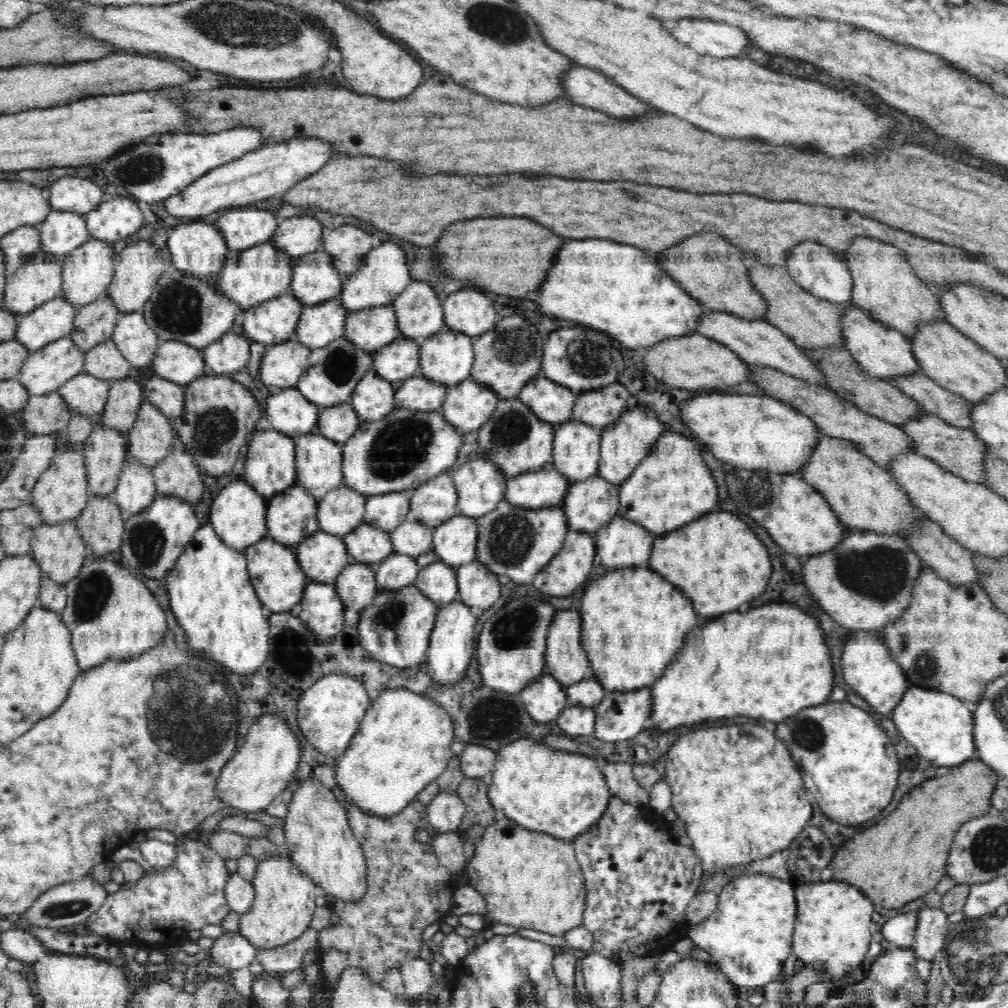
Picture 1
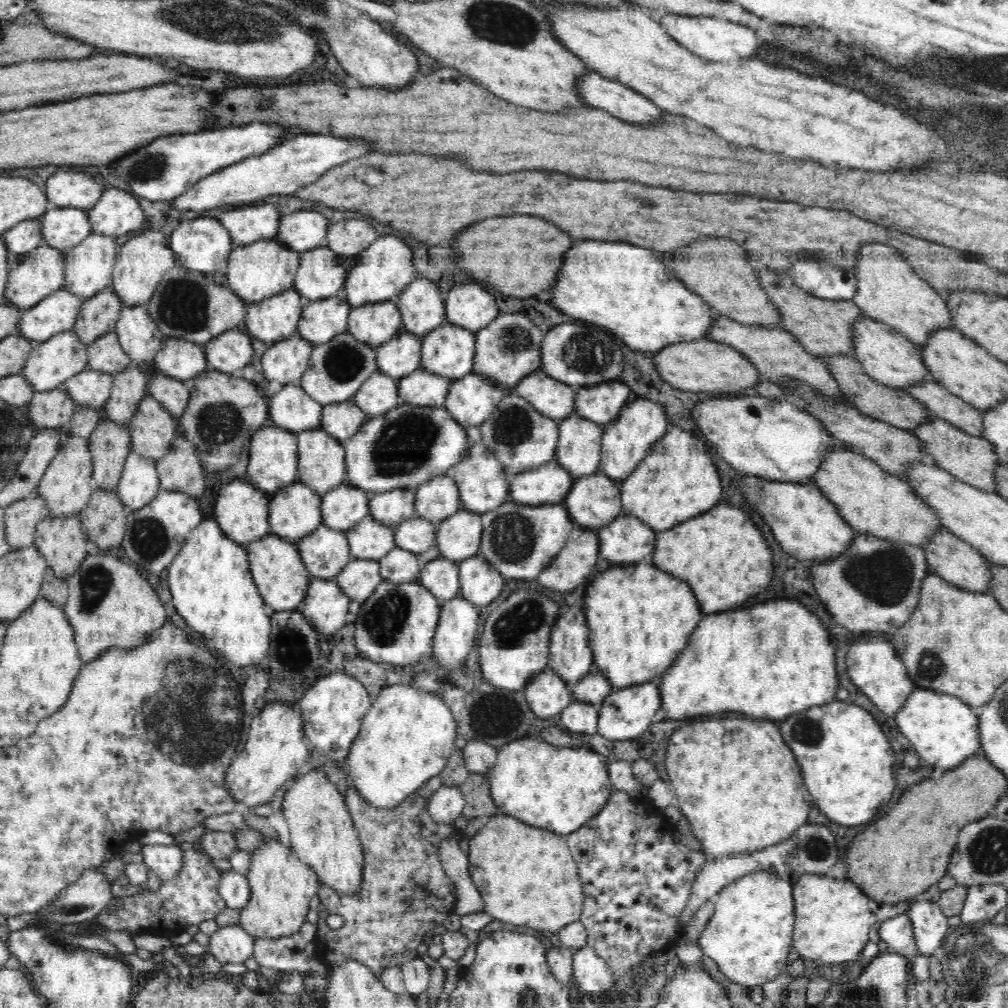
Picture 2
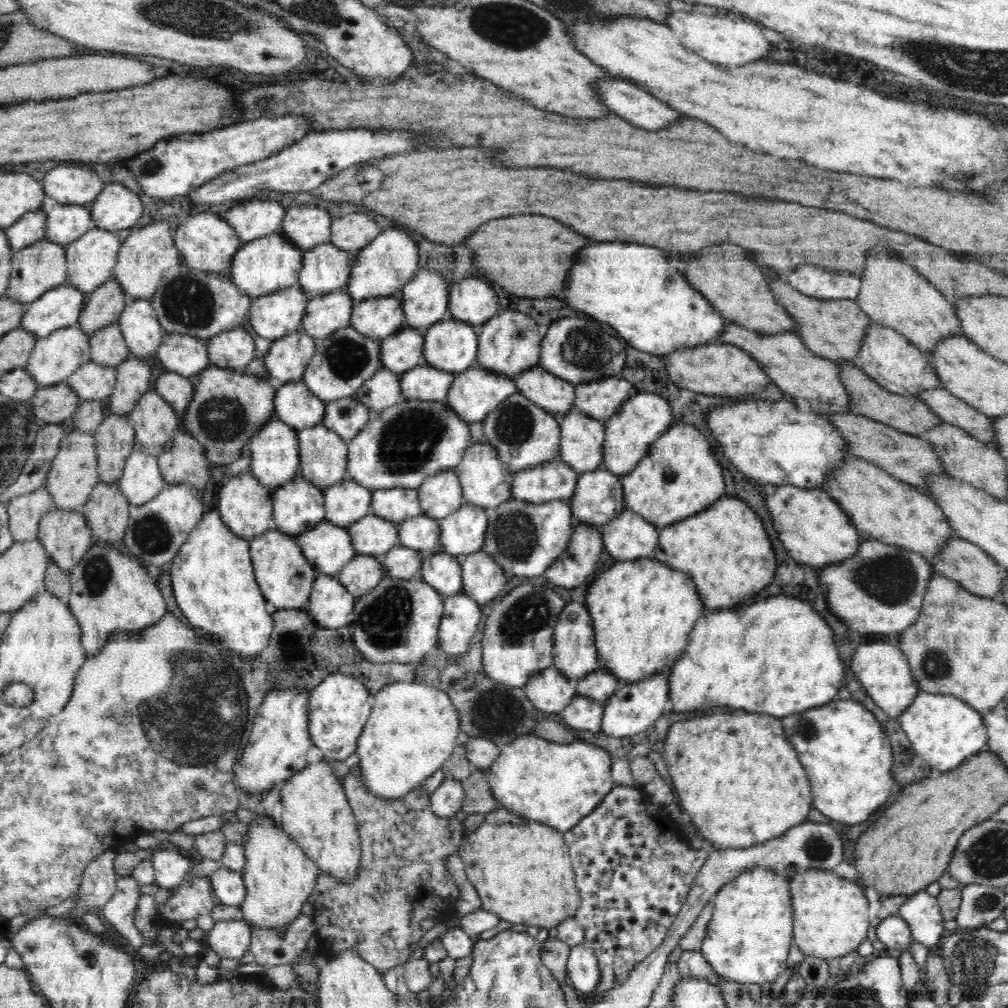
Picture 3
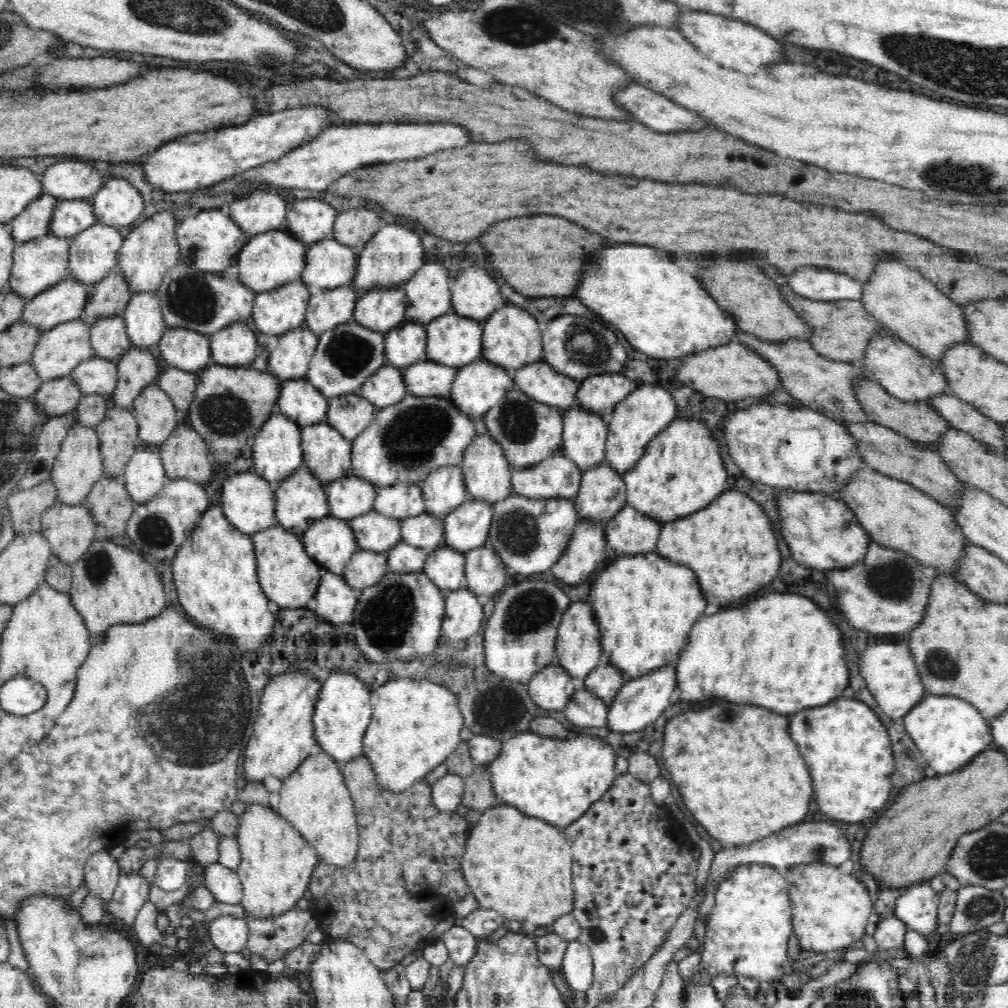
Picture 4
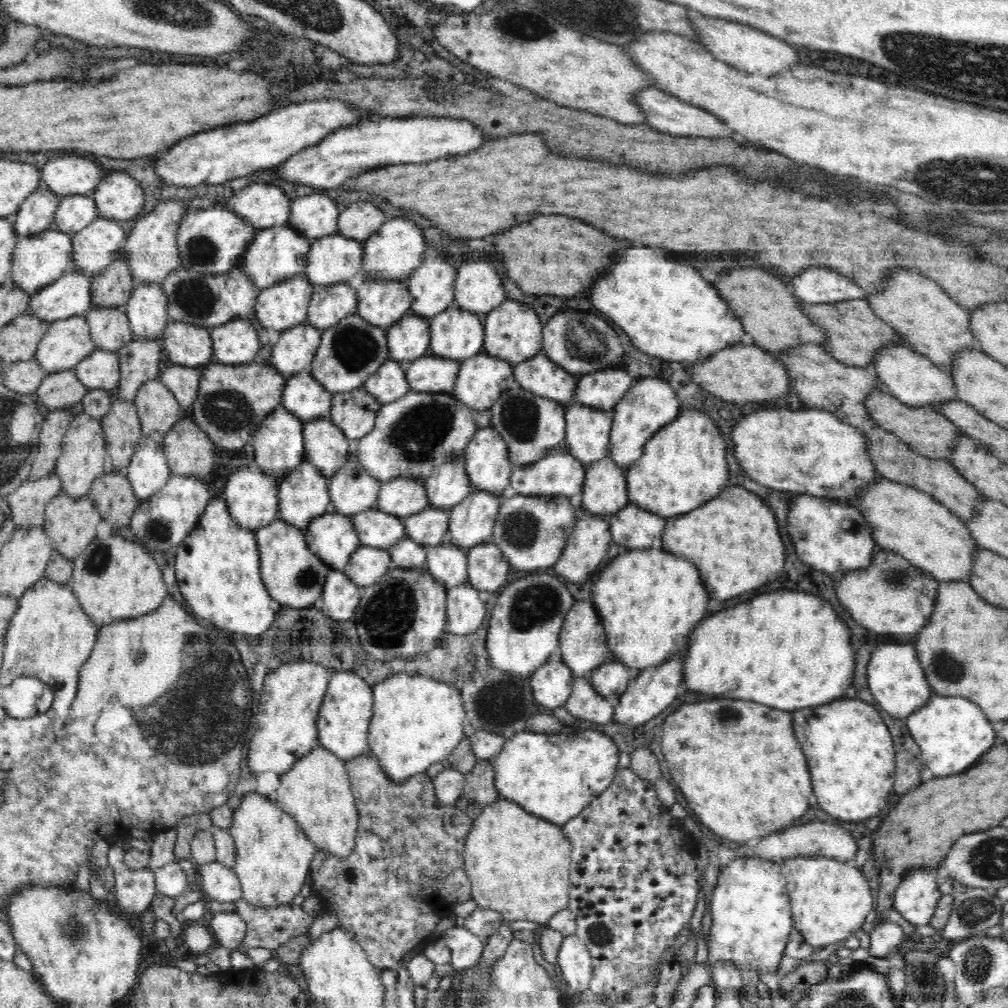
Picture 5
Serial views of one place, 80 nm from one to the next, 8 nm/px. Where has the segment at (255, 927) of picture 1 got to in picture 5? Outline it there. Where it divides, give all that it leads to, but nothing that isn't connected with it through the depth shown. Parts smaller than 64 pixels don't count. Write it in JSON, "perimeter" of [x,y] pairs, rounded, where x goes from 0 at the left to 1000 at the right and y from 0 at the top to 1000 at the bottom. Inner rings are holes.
{"perimeter":[[[254,786],[244,788],[239,792],[240,797],[232,803],[230,821],[226,823],[233,836],[233,858],[231,862],[237,871],[241,891],[248,899],[257,901],[276,901],[280,898],[290,897],[291,892],[298,886],[300,879],[308,867],[310,850],[314,844],[313,838],[309,836],[300,824],[296,815],[267,792]]]}

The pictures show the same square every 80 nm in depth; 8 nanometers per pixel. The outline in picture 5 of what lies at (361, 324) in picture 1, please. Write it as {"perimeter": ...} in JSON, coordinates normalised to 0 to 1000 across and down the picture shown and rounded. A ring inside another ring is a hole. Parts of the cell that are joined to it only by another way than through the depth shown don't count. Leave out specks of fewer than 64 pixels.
{"perimeter":[[[363,276],[353,291],[353,312],[371,323],[385,326],[407,311],[409,296],[402,280]]]}

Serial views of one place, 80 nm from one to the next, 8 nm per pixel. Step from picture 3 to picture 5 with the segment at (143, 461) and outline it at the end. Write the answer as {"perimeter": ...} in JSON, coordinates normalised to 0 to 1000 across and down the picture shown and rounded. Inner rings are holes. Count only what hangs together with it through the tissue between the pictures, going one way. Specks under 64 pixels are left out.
{"perimeter":[[[141,434],[123,469],[137,496],[157,488],[170,471],[160,437]]]}

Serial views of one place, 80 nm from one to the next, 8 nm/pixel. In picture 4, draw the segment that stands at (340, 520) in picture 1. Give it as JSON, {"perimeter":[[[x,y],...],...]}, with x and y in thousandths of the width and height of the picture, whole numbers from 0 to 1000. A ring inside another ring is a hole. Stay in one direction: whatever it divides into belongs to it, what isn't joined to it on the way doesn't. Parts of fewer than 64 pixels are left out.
{"perimeter":[[[347,466],[338,475],[321,481],[327,511],[346,518],[354,512],[363,510],[371,504],[374,483],[351,471]]]}

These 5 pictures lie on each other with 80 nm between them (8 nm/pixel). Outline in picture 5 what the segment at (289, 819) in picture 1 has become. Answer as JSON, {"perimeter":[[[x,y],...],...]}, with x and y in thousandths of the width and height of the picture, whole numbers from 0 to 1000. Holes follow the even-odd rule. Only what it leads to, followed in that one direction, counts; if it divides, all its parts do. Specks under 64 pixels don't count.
{"perimeter":[[[316,741],[300,750],[288,762],[288,766],[277,772],[279,778],[275,784],[275,798],[280,805],[296,815],[314,843],[321,842],[333,850],[343,851],[353,837],[356,808],[342,756],[325,743]]]}

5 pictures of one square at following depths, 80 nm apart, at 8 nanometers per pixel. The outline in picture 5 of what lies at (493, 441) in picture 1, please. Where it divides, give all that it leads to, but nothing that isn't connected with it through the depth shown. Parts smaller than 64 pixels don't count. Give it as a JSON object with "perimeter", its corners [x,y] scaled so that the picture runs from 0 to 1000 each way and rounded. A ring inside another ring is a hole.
{"perimeter":[[[515,382],[504,386],[485,405],[486,423],[490,424],[504,441],[504,452],[508,461],[520,462],[536,456],[560,442],[562,403],[554,398],[534,393]]]}

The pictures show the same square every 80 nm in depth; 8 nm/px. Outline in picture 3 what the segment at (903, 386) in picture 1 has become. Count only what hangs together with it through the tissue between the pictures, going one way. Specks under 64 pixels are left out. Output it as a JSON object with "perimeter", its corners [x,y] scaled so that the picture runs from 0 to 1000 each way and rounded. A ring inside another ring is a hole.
{"perimeter":[[[936,384],[917,387],[910,392],[935,419],[954,425],[974,439],[986,438],[986,417]]]}

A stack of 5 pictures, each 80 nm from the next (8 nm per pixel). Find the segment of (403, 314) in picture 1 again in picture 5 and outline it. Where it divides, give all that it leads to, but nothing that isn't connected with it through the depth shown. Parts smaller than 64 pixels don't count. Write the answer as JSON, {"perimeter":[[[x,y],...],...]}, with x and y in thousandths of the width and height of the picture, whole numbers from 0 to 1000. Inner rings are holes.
{"perimeter":[[[424,245],[418,261],[402,279],[409,296],[407,311],[427,317],[451,301],[453,268],[437,249]]]}

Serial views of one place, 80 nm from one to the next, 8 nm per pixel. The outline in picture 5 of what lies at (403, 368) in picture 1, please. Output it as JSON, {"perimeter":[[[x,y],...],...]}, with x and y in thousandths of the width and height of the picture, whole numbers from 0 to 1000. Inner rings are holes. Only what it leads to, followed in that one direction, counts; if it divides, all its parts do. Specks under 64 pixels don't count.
{"perimeter":[[[409,311],[388,321],[384,326],[384,341],[387,356],[398,361],[426,351],[427,318]]]}

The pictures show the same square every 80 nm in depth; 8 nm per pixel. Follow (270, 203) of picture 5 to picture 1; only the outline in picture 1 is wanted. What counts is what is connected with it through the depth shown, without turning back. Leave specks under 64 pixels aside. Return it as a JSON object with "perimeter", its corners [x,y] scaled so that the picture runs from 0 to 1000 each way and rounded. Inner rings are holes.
{"perimeter":[[[236,206],[218,213],[214,224],[224,237],[228,249],[239,249],[255,242],[268,240],[276,218],[268,208],[255,206]]]}

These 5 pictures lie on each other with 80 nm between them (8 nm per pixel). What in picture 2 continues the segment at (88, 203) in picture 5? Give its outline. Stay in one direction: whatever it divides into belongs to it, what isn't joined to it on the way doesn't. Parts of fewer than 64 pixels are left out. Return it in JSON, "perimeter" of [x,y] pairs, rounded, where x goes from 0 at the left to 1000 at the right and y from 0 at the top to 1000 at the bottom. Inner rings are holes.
{"perimeter":[[[50,200],[46,204],[46,210],[40,215],[44,242],[63,249],[64,246],[75,244],[81,237],[91,231],[85,209],[75,205],[56,205]]]}

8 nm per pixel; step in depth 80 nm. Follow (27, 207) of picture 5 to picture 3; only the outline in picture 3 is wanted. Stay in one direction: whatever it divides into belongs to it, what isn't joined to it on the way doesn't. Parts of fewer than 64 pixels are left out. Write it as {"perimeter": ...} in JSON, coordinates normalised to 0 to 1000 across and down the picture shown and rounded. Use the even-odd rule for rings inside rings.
{"perimeter":[[[42,204],[42,207],[37,209],[27,210],[12,224],[4,226],[4,231],[8,234],[8,240],[14,250],[45,237],[46,216],[48,216],[44,209],[46,204]]]}

